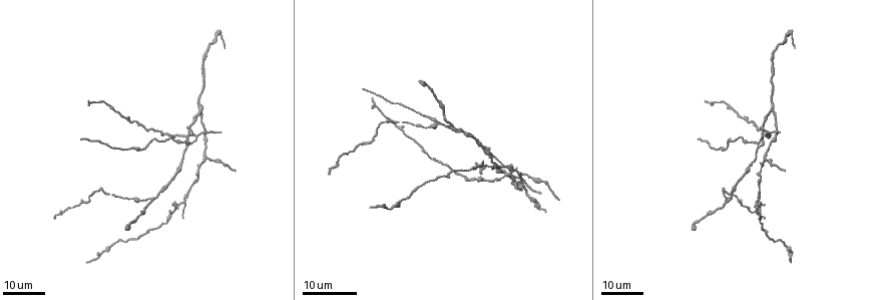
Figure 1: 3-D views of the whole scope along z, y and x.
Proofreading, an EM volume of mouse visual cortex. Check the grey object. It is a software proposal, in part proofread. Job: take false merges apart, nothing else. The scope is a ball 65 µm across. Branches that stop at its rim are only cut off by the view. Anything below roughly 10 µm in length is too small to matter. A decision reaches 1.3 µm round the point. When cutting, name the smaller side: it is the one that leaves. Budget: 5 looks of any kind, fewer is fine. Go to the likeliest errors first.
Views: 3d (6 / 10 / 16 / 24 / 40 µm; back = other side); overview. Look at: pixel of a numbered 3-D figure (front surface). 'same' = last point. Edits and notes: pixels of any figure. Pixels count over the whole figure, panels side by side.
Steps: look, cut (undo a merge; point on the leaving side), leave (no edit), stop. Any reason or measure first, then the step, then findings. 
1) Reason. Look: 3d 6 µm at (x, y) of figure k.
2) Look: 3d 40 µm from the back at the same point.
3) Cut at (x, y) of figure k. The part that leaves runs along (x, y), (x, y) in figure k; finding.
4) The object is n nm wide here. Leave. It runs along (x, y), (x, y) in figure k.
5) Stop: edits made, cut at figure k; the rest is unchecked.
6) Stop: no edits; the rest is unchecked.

Three arms meet. Look: 3d 16 µm at (727, 200) of figure 1.

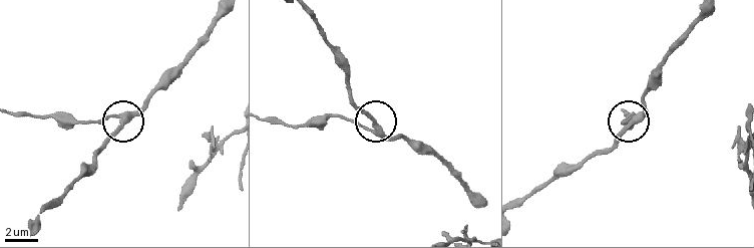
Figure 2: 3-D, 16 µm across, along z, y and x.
Zoom in. Look: 3d 10 µm at (124, 123) of figure 2.

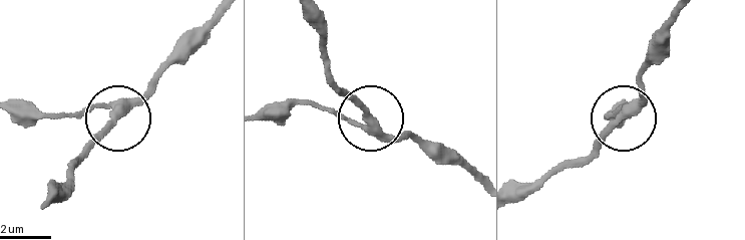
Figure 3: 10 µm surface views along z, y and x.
3 arms meet here. Leave. It runs along (479, 185), (415, 142), (383, 133), (333, 83) in figure 3; one neuron here.

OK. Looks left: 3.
Three arms meet. Look: 3d 24 µm at (772, 108) of figure 1.

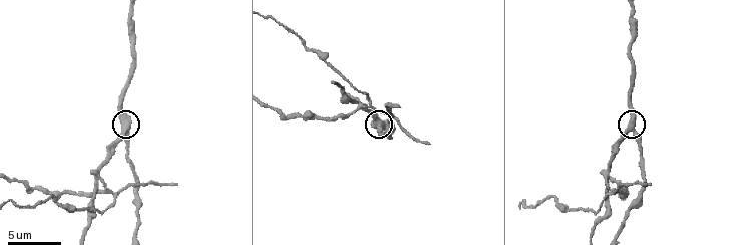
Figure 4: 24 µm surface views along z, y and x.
Look: 3d 10 µm at (127, 129) of figure 4.

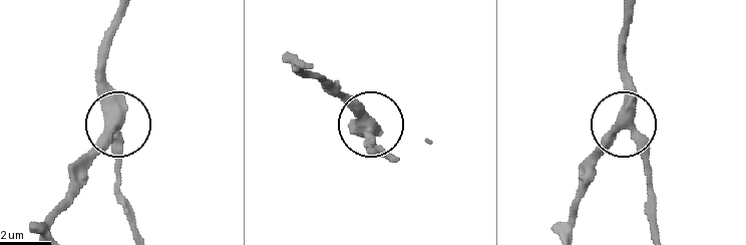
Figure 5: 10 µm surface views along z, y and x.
The object is 410 nm wide here. Leave. It runs along (90, 154), (116, 117), (103, 71), (103, 41) in figure 5; one neuron here.

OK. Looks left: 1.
Stop: no edits; the rest is unchecked.

